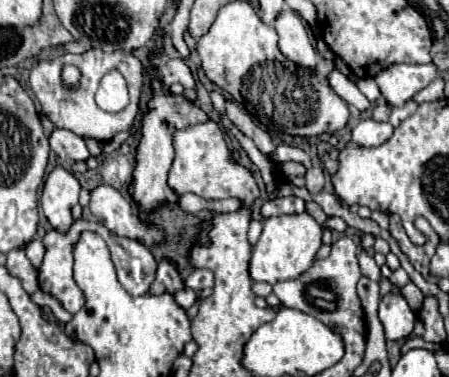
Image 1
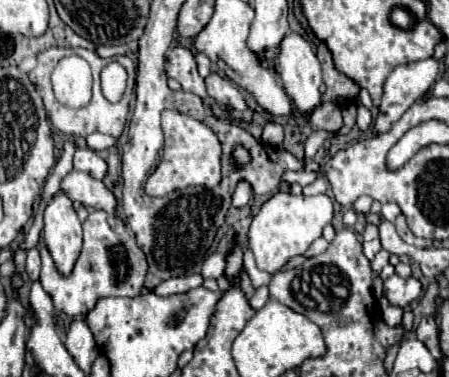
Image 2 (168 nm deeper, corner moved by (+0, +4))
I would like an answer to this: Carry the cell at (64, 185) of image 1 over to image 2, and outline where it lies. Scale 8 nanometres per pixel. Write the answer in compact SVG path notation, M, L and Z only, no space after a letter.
M57 192L45 210L43 244L49 248L57 272L69 276L81 252L83 232L73 204L63 192Z

